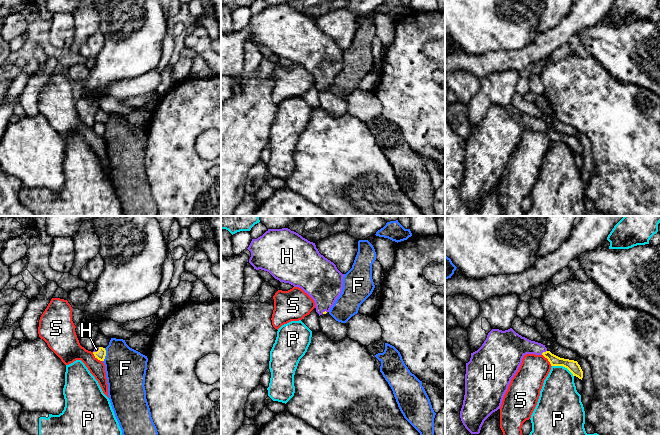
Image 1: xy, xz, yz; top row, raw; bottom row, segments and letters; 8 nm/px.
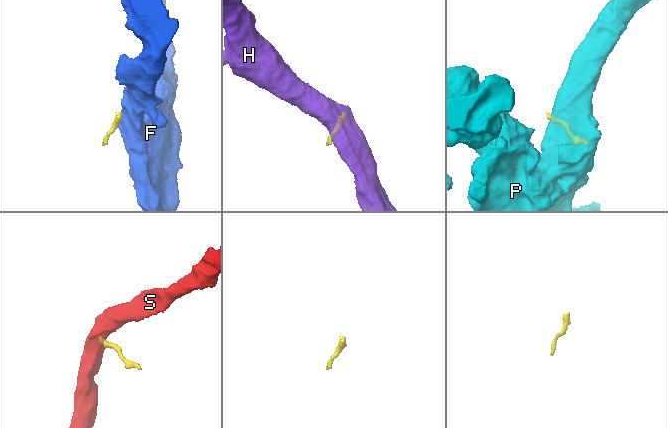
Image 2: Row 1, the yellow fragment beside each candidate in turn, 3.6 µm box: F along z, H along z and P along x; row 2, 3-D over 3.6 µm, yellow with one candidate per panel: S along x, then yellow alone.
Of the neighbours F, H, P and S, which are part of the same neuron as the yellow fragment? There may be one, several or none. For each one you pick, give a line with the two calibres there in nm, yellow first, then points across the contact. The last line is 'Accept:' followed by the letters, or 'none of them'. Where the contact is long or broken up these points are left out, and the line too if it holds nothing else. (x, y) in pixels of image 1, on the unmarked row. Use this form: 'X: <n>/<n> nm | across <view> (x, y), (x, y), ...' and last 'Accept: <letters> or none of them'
H: 90/220 nm
Accept: H

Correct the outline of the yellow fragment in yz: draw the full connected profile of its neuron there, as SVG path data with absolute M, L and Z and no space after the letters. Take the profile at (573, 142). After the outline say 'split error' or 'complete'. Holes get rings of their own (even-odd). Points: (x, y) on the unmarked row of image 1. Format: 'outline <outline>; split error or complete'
outline M512 104L505 107L492 105L482 122L471 129L470 137L466 139L465 171L460 194L465 204L471 210L479 210L484 197L493 188L500 185L511 155L518 147L526 130L543 131L548 135L551 142L563 142L573 152L581 156L583 154L583 147L577 137L560 134L552 130L545 121L522 113Z; split error

